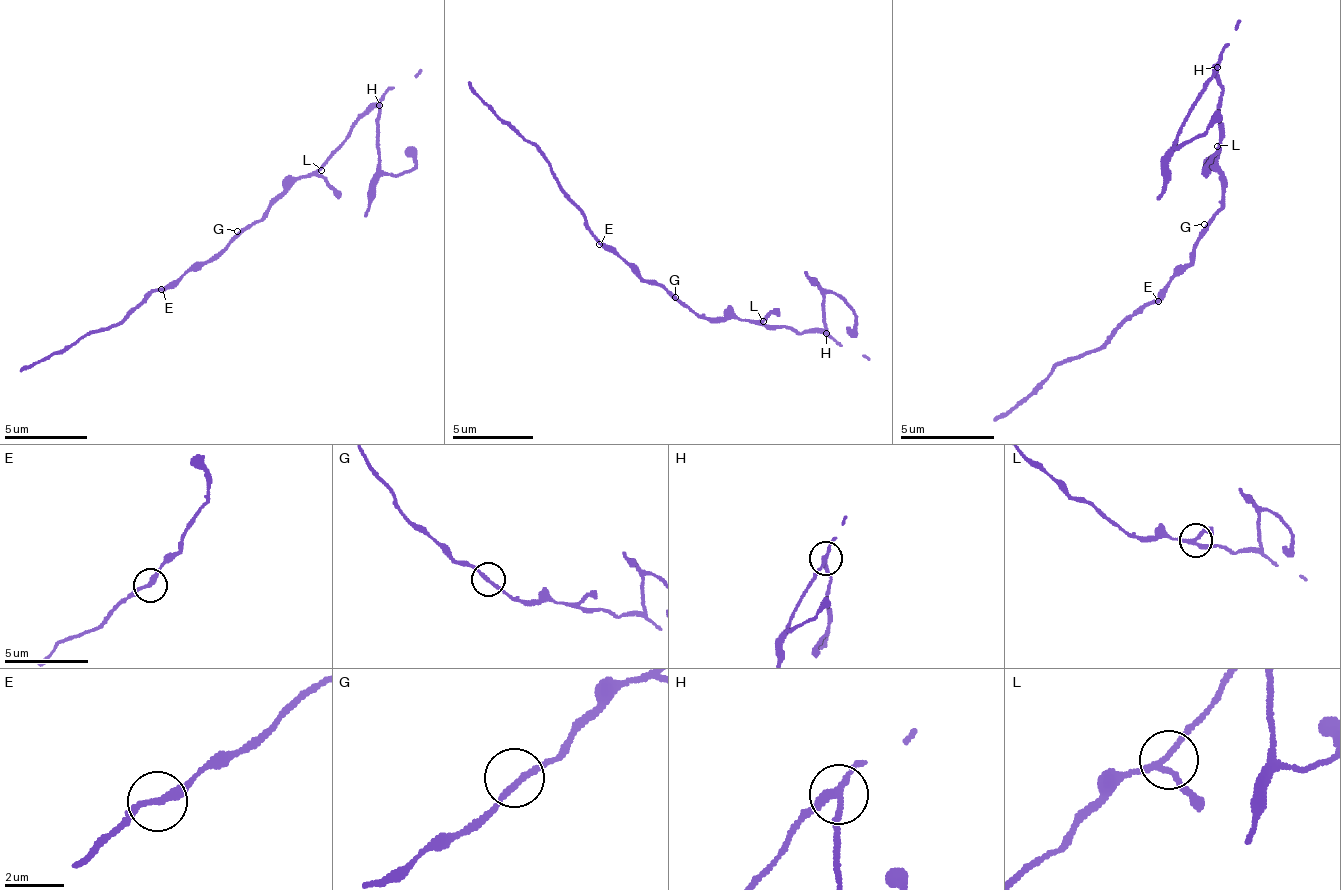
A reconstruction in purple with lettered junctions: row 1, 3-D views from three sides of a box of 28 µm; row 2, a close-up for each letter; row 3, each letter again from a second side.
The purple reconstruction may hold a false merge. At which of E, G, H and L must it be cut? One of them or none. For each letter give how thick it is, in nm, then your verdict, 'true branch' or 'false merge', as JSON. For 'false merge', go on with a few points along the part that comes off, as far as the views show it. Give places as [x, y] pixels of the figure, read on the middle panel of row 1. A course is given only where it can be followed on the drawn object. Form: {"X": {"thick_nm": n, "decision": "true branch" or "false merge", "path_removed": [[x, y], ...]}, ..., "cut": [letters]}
{"E": {"thick_nm": 240, "decision": "true branch"}, "G": {"thick_nm": 200, "decision": "true branch"}, "H": {"thick_nm": 200, "decision": "false merge", "path_removed": [[827, 334], [821, 302], [827, 292], [856, 317], [854, 334]]}, "L": {"thick_nm": 180, "decision": "true branch"}, "cut": ["H"]}

